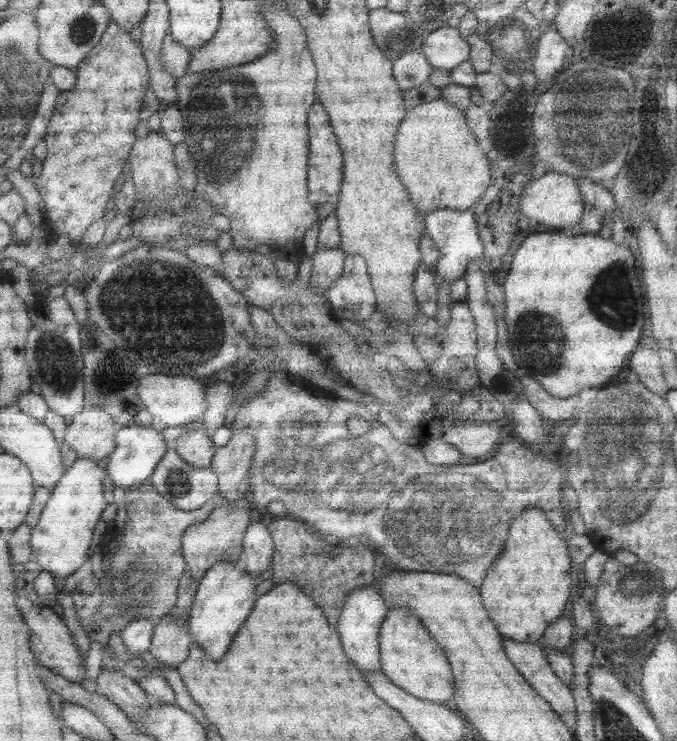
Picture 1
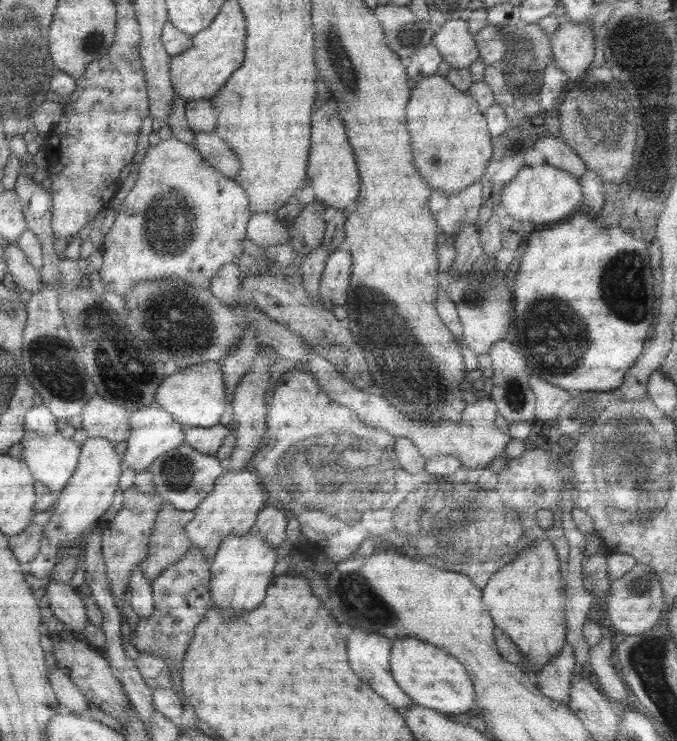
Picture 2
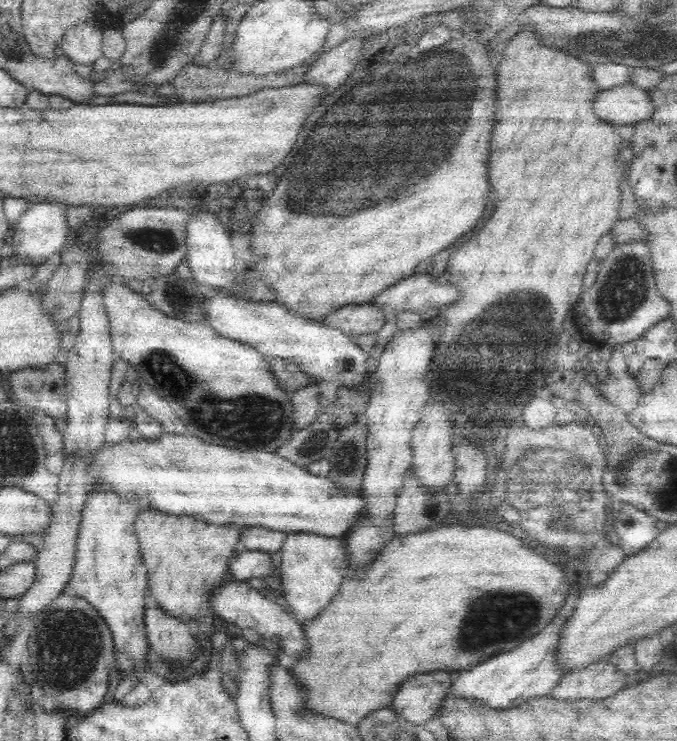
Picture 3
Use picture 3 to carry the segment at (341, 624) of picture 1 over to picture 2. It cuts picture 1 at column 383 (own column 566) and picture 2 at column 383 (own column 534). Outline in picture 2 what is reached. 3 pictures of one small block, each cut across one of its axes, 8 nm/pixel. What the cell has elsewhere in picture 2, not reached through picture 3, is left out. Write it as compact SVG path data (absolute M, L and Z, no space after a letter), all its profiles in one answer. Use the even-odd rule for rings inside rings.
M351 630L351 634L345 638L347 644L347 664L355 672L355 676L365 682L377 696L387 700L393 708L403 710L409 708L411 700L409 696L397 686L389 672L389 654L391 654L391 640L385 640L385 636L375 634L375 632L365 632L365 630Z

